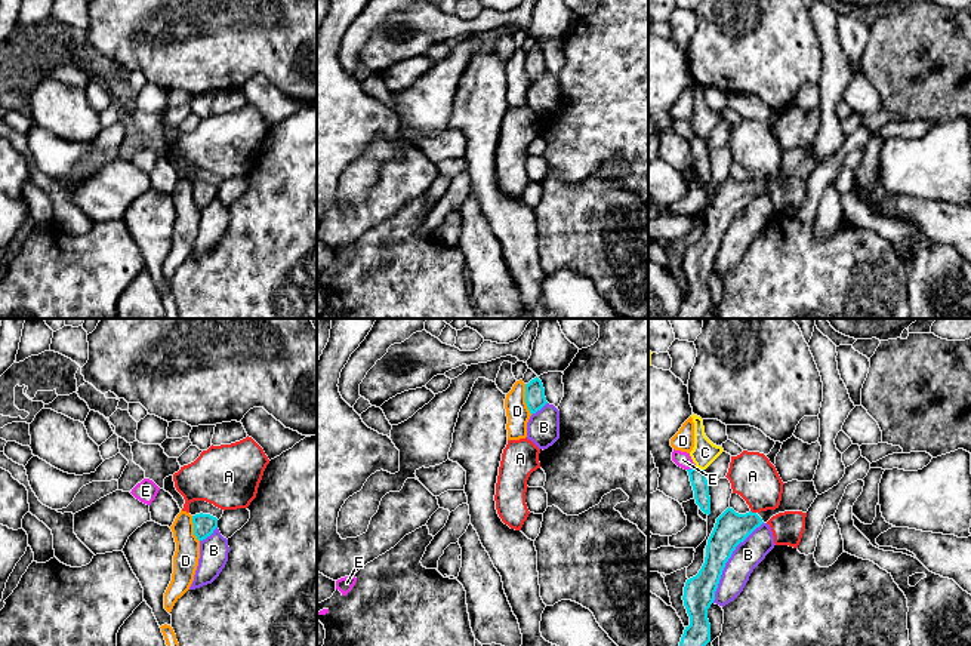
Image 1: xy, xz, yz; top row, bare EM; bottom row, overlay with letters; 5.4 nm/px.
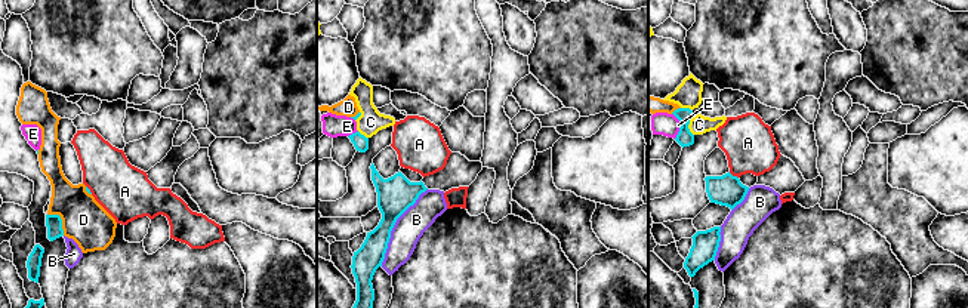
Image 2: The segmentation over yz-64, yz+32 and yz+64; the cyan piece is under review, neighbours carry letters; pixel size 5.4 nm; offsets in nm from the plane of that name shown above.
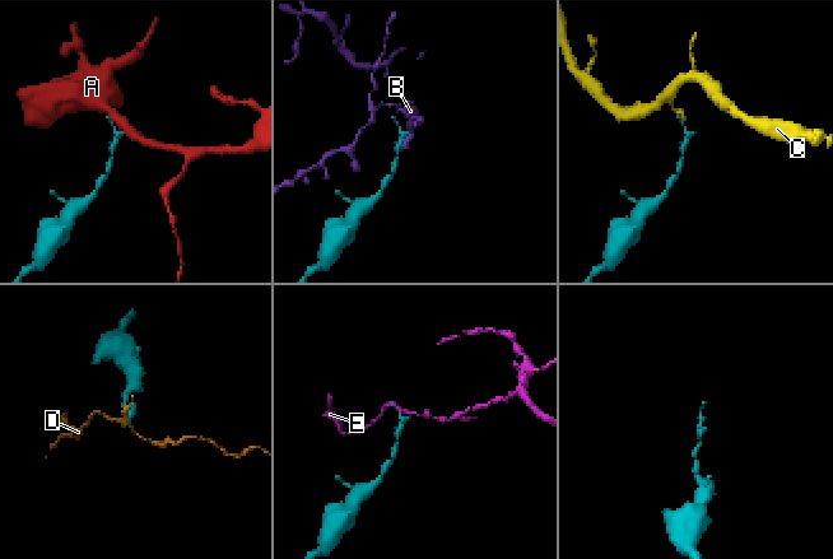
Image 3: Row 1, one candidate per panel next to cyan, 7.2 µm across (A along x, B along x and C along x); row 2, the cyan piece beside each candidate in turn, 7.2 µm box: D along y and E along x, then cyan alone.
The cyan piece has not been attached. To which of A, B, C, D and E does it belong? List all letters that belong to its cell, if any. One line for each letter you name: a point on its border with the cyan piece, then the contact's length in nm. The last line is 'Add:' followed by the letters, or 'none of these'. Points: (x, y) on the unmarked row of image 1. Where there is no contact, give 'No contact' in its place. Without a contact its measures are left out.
Add: none of these

